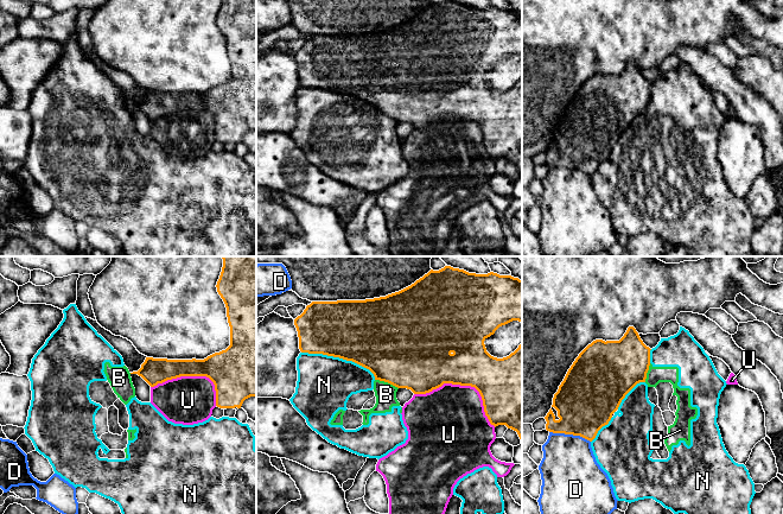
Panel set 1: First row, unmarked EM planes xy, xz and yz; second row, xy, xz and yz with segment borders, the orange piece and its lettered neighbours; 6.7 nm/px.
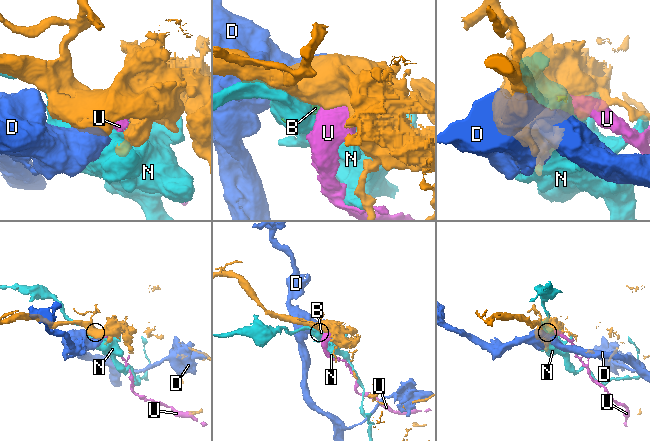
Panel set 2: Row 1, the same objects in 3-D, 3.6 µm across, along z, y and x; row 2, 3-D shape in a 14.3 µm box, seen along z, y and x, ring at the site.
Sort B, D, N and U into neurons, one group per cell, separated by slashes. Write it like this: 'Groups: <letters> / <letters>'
Groups: B N / D / U

